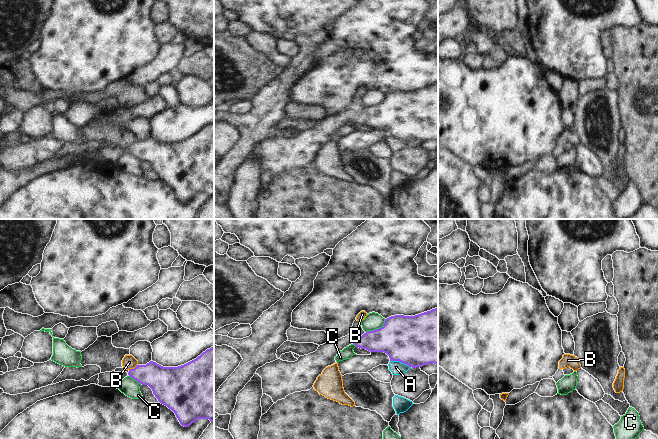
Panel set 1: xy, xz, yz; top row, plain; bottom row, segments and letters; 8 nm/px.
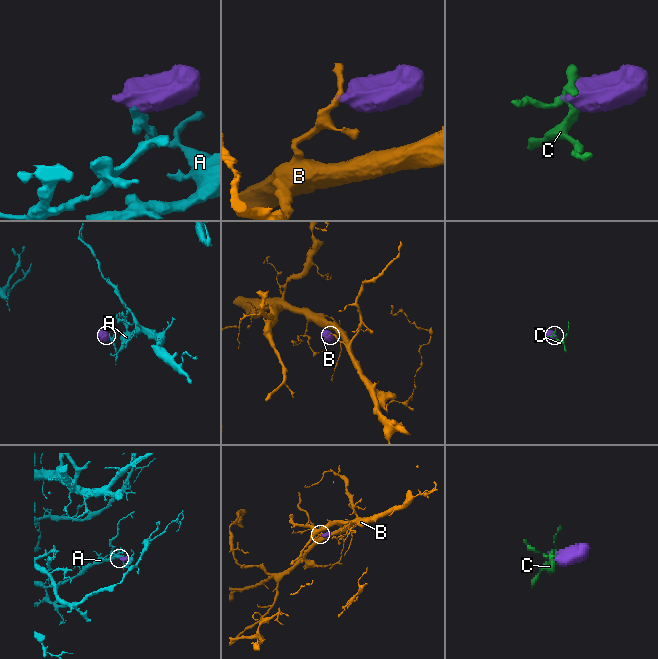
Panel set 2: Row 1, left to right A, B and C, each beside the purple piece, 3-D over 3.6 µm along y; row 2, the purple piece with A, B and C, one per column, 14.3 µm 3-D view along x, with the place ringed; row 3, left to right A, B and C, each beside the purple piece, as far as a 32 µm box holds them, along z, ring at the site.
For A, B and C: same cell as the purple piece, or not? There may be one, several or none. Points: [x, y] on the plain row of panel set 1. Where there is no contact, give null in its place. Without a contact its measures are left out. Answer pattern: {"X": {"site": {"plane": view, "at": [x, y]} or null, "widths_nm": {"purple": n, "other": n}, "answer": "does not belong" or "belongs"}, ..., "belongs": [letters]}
{"A": {"site": {"plane": "xz", "at": [400, 137]}, "widths_nm": {"purple": 400, "other": 110}, "answer": "does not belong"}, "B": {"site": {"plane": "xy", "at": [134, 144]}, "widths_nm": {"purple": 220, "other": 110}, "answer": "does not belong"}, "C": {"site": {"plane": "xz", "at": [377, 105]}, "widths_nm": {"purple": 380, "other": 140}, "answer": "does not belong"}, "belongs": []}

